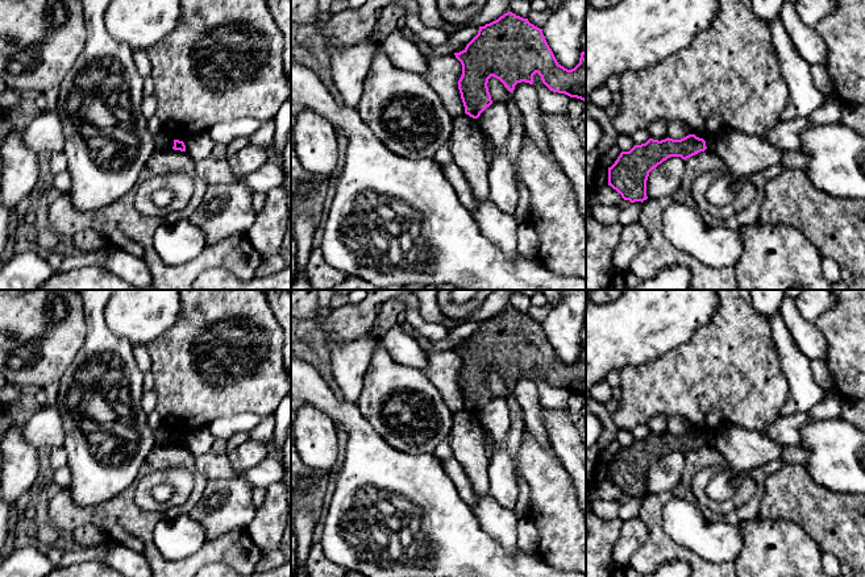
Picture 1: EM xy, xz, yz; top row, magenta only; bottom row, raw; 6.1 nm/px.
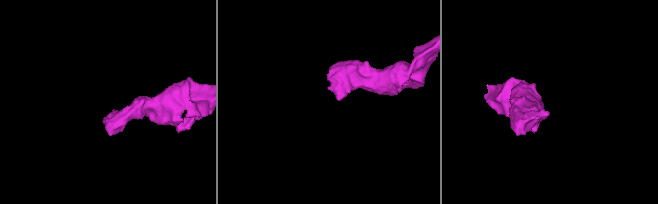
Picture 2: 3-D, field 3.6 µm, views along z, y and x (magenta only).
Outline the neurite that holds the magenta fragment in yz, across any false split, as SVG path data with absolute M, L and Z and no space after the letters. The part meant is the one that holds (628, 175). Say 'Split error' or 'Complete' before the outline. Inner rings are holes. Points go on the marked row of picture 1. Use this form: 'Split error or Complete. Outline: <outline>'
Complete. Outline: M689 134L681 140L649 138L635 145L629 151L621 151L615 163L608 167L608 186L616 190L624 200L644 202L649 173L670 157L687 159L707 149L706 141Z

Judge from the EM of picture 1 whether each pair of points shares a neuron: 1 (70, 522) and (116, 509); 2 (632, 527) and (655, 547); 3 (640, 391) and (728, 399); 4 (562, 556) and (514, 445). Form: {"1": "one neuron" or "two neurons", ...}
{"1": "one neuron", "2": "two neurons", "3": "one neuron", "4": "two neurons"}

